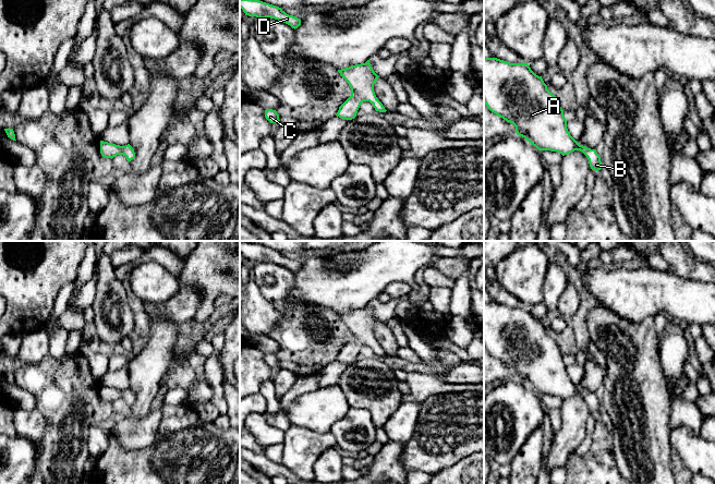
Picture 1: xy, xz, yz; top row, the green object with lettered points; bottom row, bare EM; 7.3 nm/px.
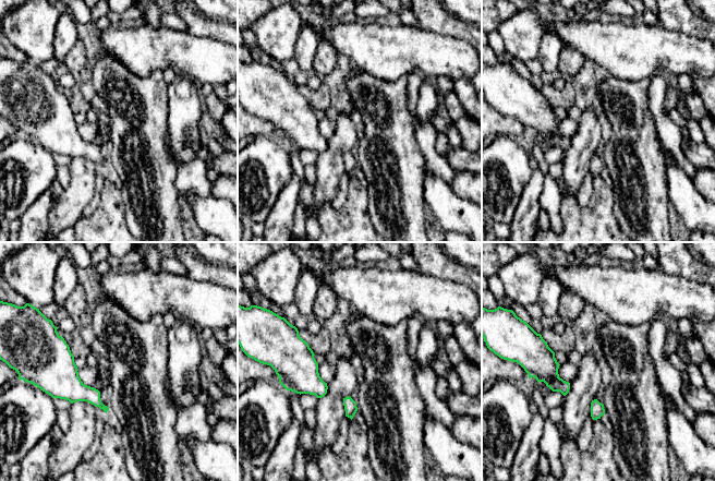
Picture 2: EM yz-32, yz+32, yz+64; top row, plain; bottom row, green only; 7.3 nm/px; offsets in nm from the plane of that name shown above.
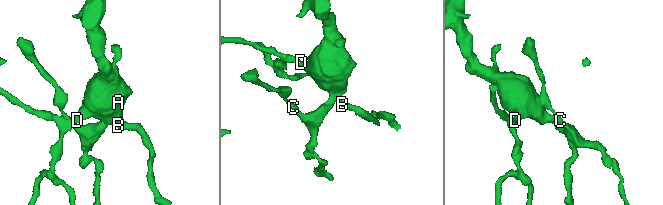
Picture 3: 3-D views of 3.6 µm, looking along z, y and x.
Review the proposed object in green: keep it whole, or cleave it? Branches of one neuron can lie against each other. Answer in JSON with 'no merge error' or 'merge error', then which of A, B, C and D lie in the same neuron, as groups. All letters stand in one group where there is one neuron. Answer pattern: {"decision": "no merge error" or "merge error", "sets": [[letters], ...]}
{"decision": "no merge error", "sets": [["A", "B", "C", "D"]]}

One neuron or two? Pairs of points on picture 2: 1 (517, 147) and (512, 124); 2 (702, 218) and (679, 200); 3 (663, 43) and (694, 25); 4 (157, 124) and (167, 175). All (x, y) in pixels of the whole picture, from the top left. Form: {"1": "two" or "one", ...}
{"1": "two", "2": "one", "3": "two", "4": "one"}

